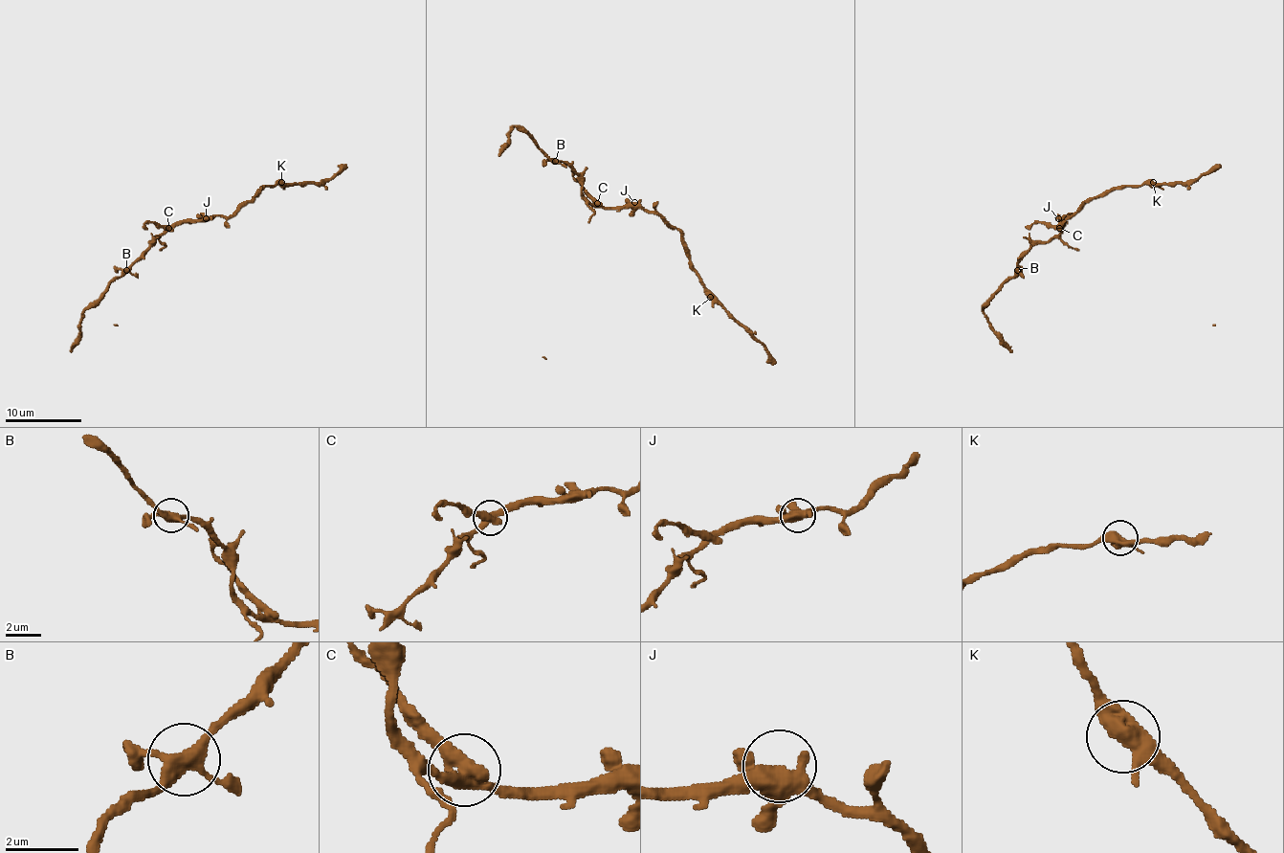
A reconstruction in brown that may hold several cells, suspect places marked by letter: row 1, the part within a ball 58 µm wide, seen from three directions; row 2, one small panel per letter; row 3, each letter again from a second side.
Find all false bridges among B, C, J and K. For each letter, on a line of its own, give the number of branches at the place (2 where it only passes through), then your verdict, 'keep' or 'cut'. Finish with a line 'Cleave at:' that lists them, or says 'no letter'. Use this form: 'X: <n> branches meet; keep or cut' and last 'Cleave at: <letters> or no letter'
B: 4 branches meet; keep
C: 3 branches meet; cut
J: 4 branches meet; keep
K: 3 branches meet; keep
Cleave at: C

